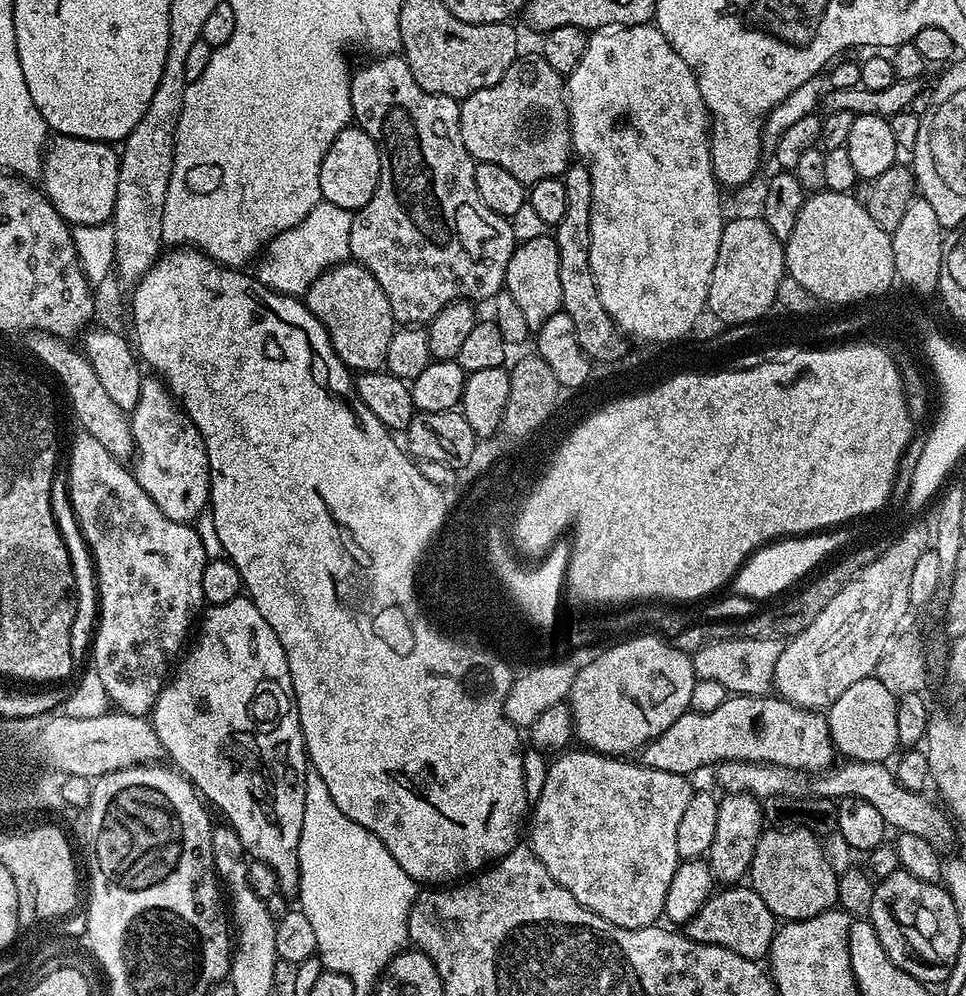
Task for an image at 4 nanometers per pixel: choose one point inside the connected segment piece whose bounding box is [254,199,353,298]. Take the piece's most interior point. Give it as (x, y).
(290, 263)

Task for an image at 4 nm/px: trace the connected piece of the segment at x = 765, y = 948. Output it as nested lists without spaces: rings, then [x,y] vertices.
[[[728,886],[713,891],[702,908],[688,920],[686,935],[694,942],[722,946],[734,954],[742,954],[742,958],[760,962],[772,949],[777,927],[777,917],[750,886]]]

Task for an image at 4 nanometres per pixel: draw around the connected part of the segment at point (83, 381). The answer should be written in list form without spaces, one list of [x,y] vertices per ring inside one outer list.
[[[35,330],[27,333],[25,340],[29,350],[58,376],[59,382],[70,398],[72,410],[83,427],[81,429],[88,436],[97,439],[105,447],[106,452],[116,460],[129,461],[135,455],[131,419],[111,399],[83,353],[79,349],[74,350],[68,346],[69,343],[63,337],[51,335],[49,332]]]

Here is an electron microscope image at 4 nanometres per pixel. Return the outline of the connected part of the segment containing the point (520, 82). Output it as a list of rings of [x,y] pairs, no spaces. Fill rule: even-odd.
[[[517,58],[510,70],[506,70],[506,74],[494,82],[494,86],[478,90],[459,101],[462,142],[472,159],[482,164],[494,162],[494,166],[510,170],[510,174],[514,174],[514,178],[526,186],[551,176],[563,177],[570,163],[566,159],[564,146],[572,146],[572,136],[566,136],[565,126],[554,126],[554,134],[546,130],[546,140],[524,126],[524,116],[528,116],[534,108],[552,112],[552,116],[556,116],[560,114],[558,102],[566,99],[565,77],[554,70],[550,62],[535,59]]]

